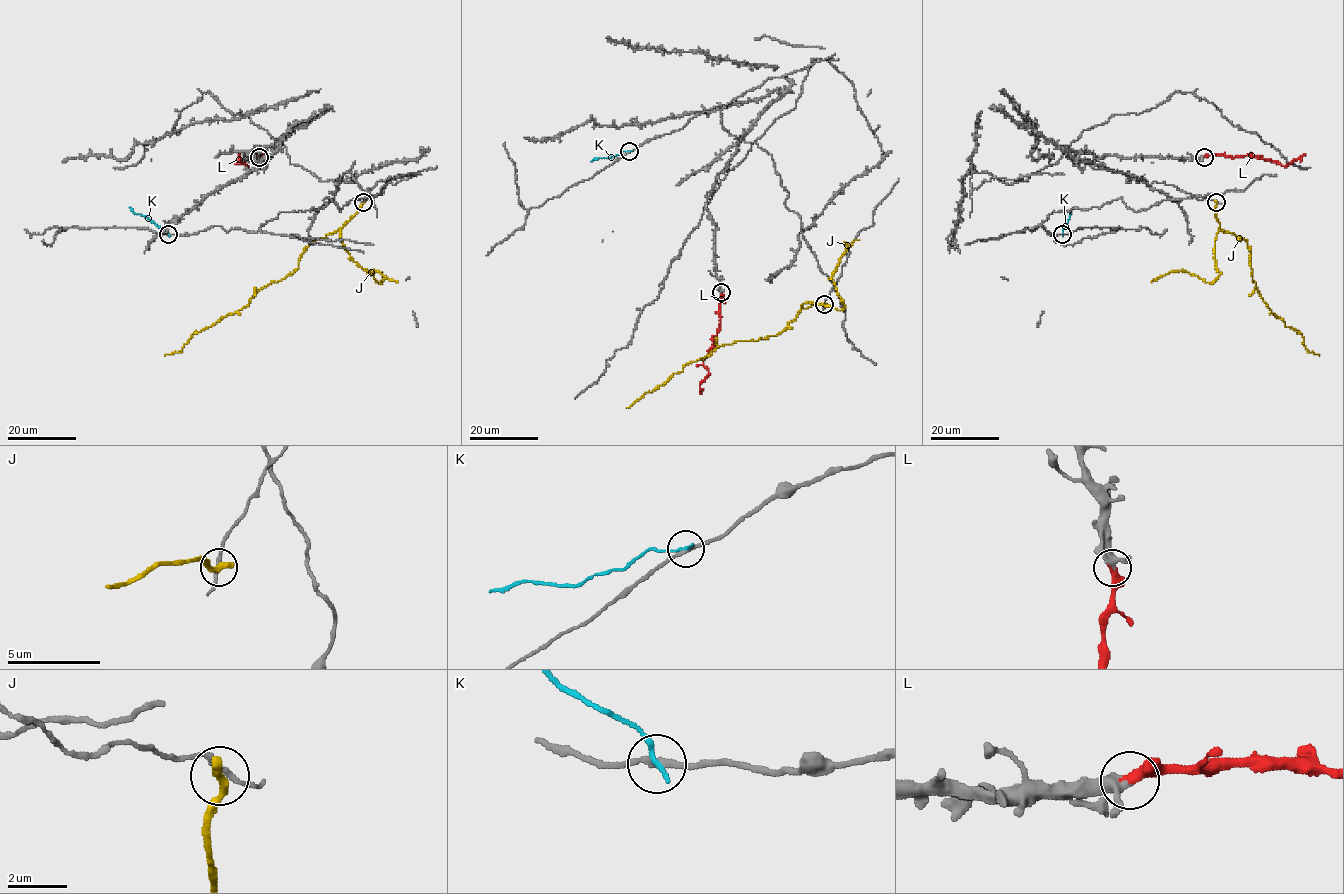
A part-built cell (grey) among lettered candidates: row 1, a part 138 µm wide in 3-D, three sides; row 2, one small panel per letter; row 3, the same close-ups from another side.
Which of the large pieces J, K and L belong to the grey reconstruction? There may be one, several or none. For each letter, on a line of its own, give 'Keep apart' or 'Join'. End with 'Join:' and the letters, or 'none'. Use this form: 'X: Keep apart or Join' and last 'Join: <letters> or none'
J: Keep apart
K: Keep apart
L: Join
Join: L

